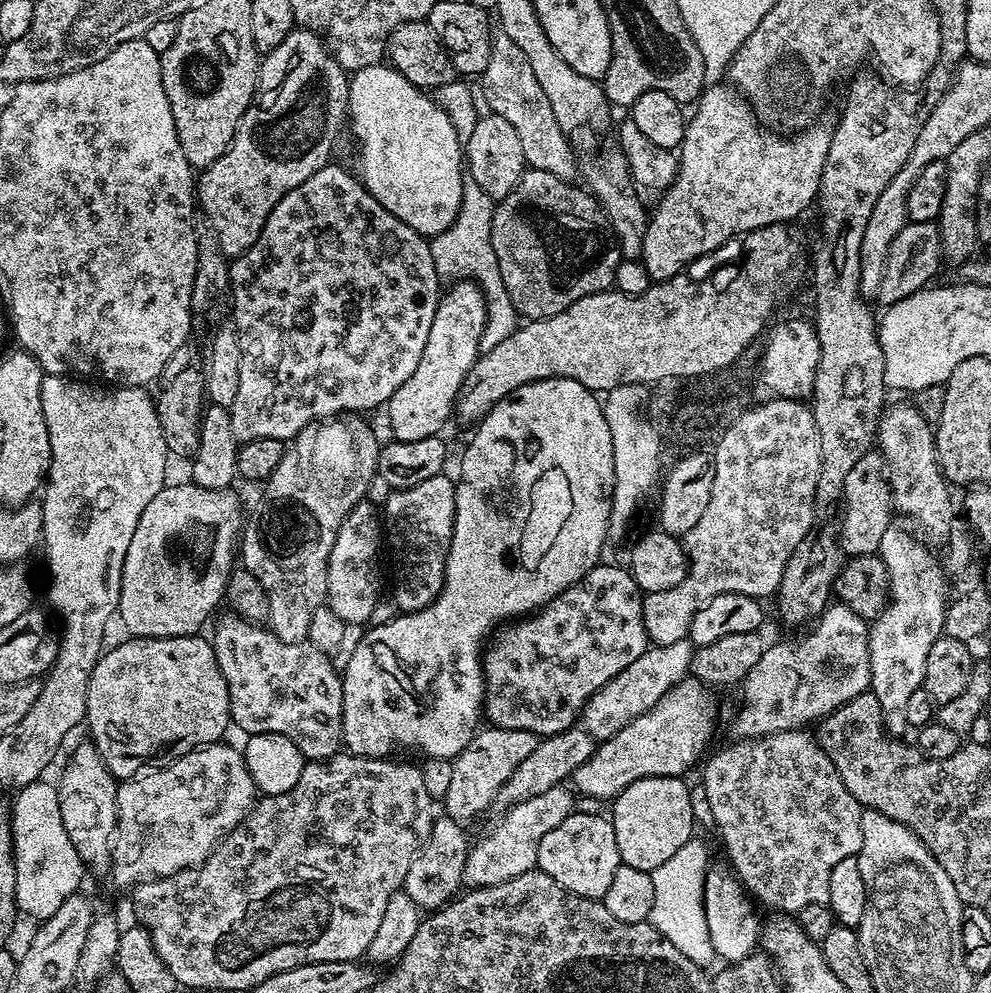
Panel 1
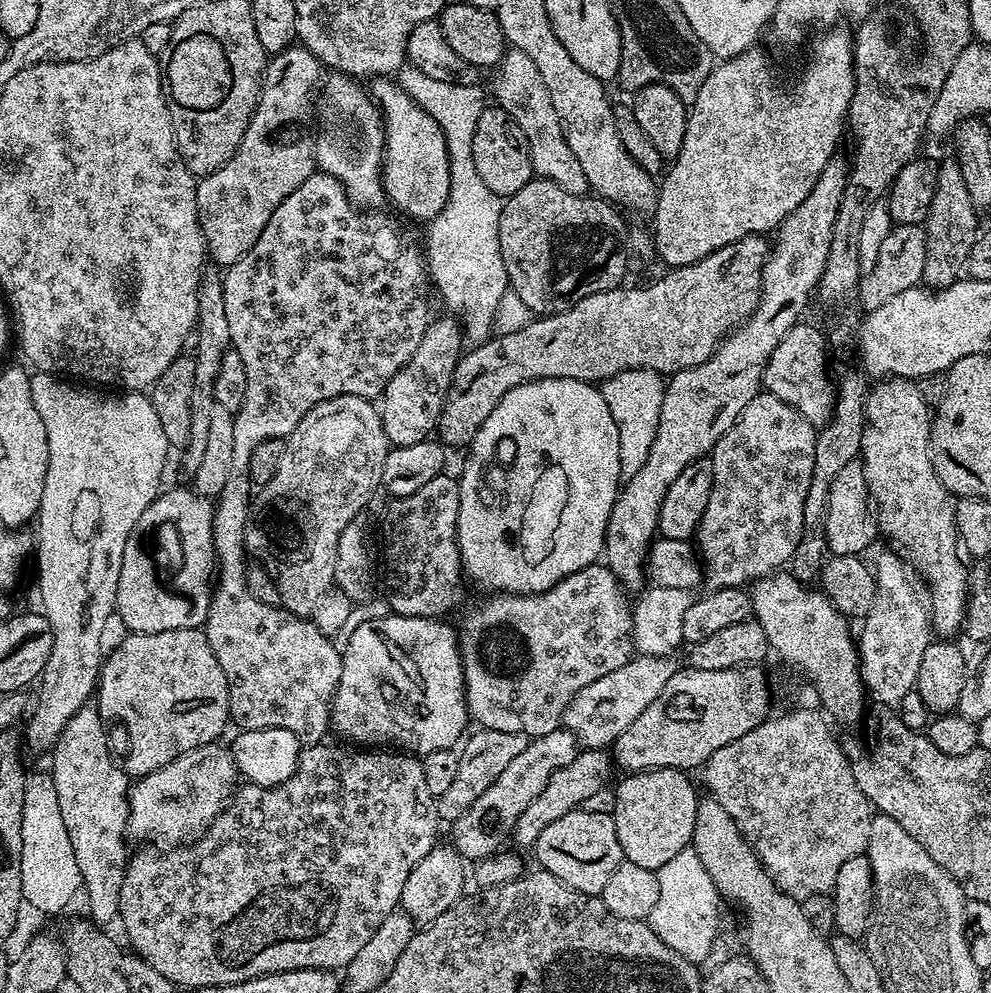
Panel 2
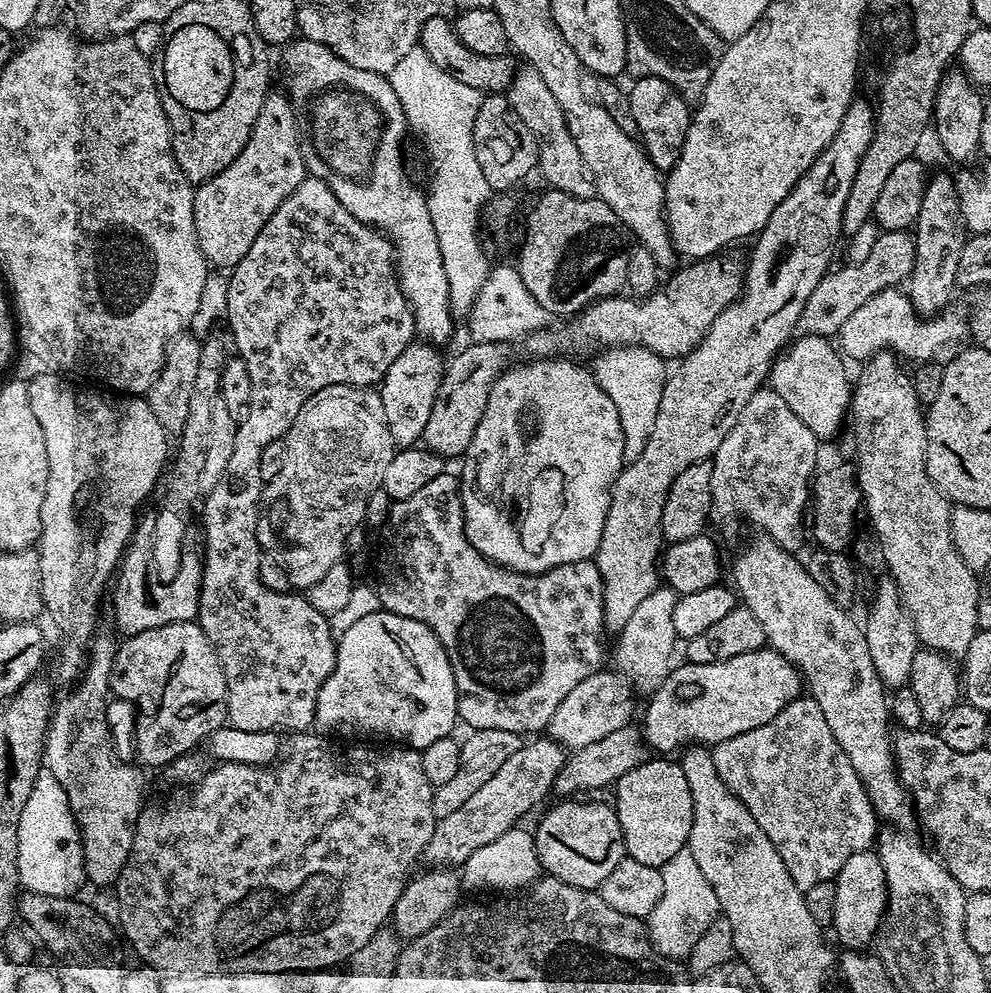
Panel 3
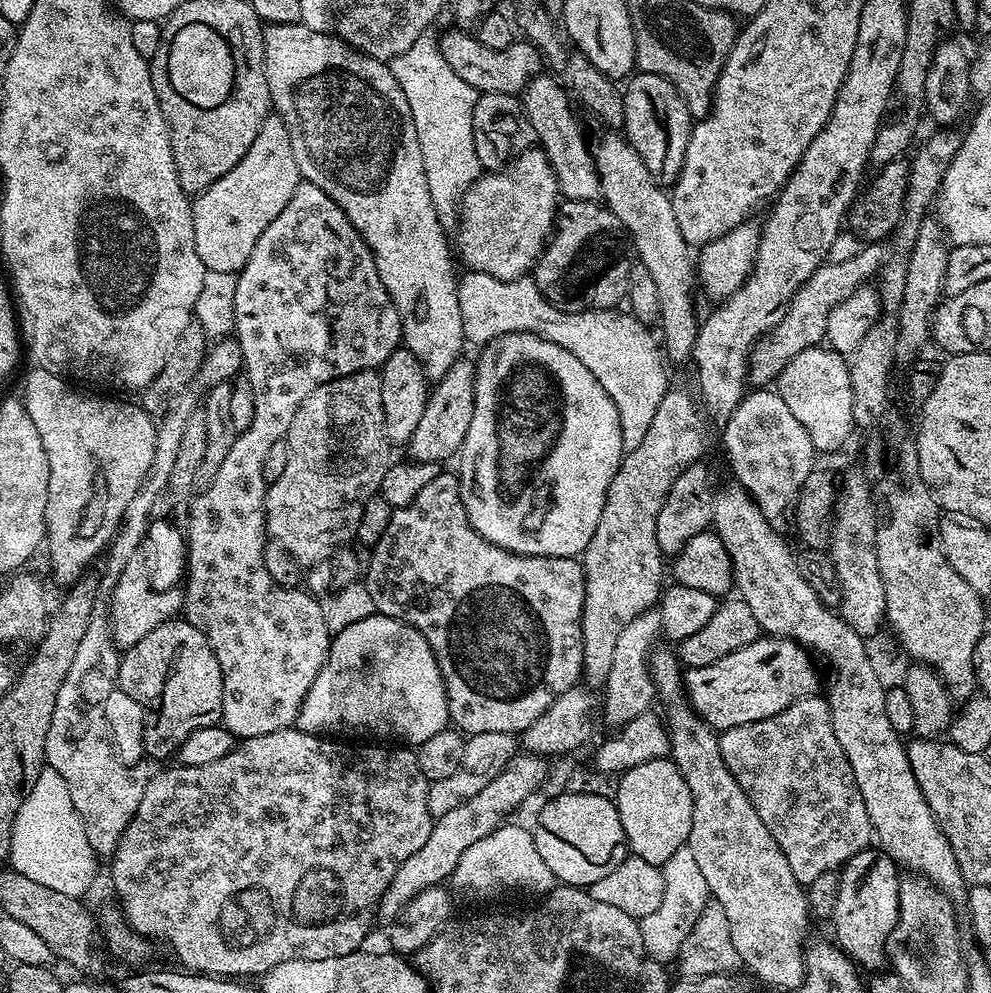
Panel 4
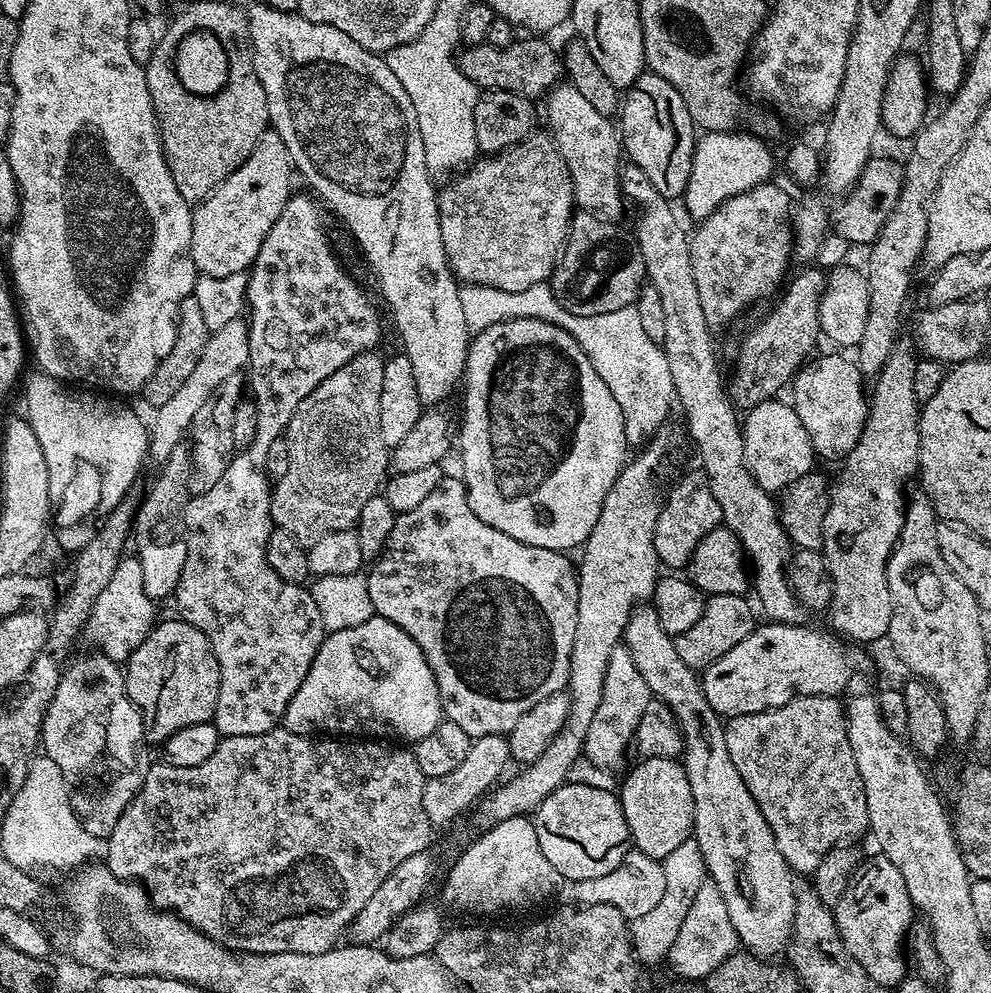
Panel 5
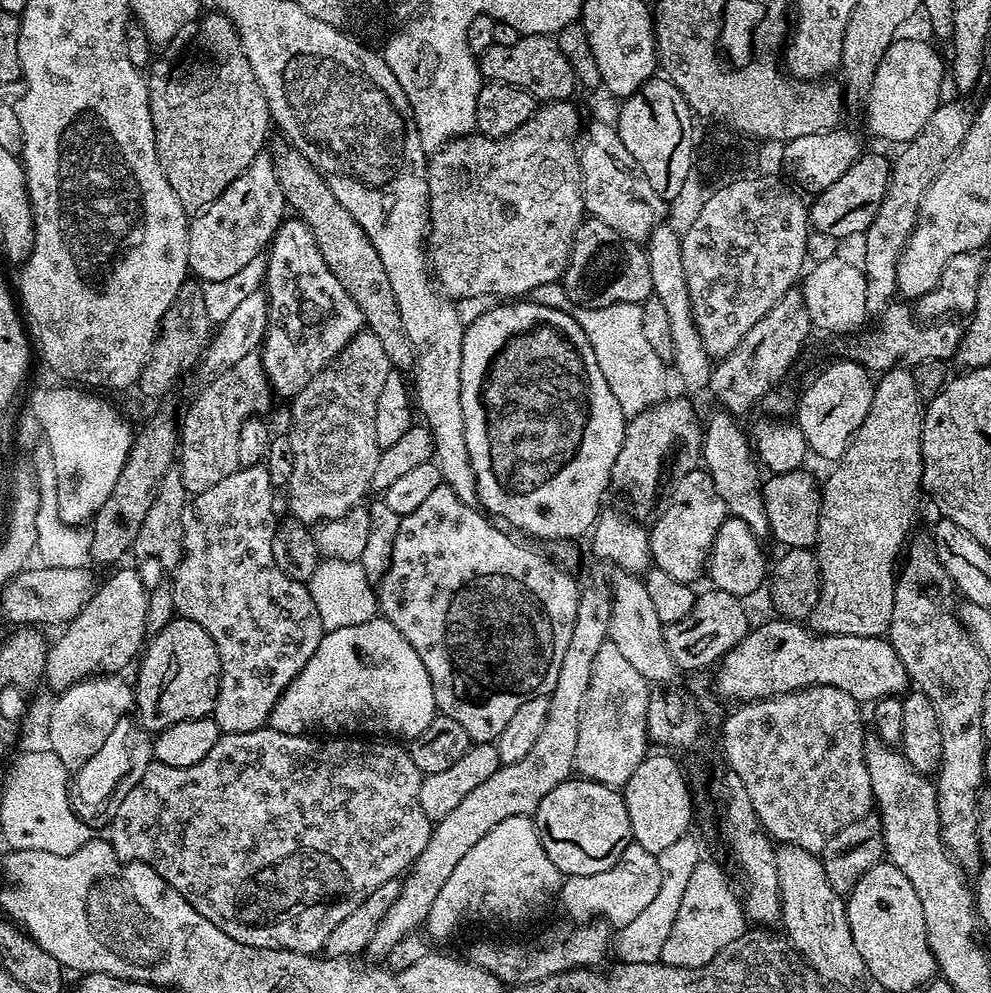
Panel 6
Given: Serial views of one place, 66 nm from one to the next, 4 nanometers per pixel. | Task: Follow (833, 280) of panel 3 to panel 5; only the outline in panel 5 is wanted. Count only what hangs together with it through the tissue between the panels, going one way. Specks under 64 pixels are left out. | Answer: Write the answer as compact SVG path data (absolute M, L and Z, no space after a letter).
M818 266L808 267L812 268L789 279L772 313L741 342L736 365L732 368L732 381L726 384L726 391L737 409L747 410L779 397L780 391L789 387L790 381L813 355L812 347L822 336L818 306L827 275Z

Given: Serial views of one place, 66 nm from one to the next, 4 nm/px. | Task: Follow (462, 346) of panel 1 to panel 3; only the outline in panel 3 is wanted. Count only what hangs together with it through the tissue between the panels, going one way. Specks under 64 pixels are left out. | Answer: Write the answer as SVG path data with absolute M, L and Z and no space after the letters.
M413 342L409 344L398 358L386 370L384 379L378 385L382 398L382 410L386 410L386 426L394 438L397 446L412 446L423 437L426 430L426 421L430 419L430 410L434 410L434 398L438 398L438 386L444 377L445 357L440 357L441 349L427 342Z

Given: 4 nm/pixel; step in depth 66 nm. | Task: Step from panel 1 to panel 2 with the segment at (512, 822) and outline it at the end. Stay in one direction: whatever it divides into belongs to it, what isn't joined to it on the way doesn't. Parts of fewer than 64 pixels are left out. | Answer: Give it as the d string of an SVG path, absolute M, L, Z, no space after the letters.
M581 749L576 753L573 762L554 772L546 788L522 812L522 816L515 824L513 841L516 840L520 846L533 847L546 826L562 818L563 814L575 811L577 807L587 803L586 800L594 797L605 786L613 770L614 762L607 749Z

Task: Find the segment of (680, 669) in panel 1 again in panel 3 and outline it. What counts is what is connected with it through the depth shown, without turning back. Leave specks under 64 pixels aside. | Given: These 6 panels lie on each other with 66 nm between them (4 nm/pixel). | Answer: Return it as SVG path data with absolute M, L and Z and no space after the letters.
M601 670L590 678L582 678L582 682L578 682L578 686L574 686L574 690L570 690L566 698L562 698L558 710L554 710L554 718L550 718L546 732L565 750L575 750L597 742L619 727L628 726L633 719L631 718L633 689L619 671L611 671Z

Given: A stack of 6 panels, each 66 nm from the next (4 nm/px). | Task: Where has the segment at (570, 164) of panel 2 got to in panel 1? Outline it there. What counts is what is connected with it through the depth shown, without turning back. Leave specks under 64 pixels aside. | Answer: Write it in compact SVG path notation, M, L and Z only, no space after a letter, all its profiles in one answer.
M497 31L492 38L490 62L486 62L486 70L482 73L484 80L484 100L488 103L487 111L494 116L506 118L514 130L518 130L518 138L522 141L522 154L528 168L546 170L558 178L569 182L578 176L578 160L572 157L572 148L568 145L569 137L558 126L558 118L554 118L554 110L550 110L550 98L546 98L546 90L542 90L538 78L534 78L526 54L506 34Z

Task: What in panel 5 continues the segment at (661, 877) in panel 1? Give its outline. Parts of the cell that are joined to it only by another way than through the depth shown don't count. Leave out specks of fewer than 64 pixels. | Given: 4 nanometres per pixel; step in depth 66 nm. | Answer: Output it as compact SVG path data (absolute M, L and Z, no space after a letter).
M695 838L682 842L663 860L666 874L666 890L654 910L642 914L637 920L631 921L632 947L636 950L636 958L641 965L656 964L667 957L670 946L674 946L674 938L678 938L678 930L682 930L682 921L690 911L690 902L694 902L694 894L698 894L698 886L706 882L702 850L698 850Z

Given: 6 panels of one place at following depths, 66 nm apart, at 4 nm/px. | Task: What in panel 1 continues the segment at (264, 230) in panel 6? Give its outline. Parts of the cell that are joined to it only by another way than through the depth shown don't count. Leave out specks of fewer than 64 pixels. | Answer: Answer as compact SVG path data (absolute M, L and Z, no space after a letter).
M297 27L274 50L260 61L260 79L252 105L242 114L238 130L228 149L210 167L199 173L196 186L199 207L208 215L211 231L220 243L220 249L229 258L242 255L262 234L270 210L294 186L302 186L310 174L322 170L332 159L332 147L340 127L345 127L348 111L349 73L333 58L327 43L309 28Z

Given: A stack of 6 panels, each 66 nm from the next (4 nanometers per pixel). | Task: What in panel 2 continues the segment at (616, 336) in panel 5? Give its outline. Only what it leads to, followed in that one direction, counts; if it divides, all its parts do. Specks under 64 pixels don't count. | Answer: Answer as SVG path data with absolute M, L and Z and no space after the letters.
M632 369L619 372L611 379L603 381L600 389L610 414L614 417L619 432L619 464L625 477L633 476L642 468L657 433L658 416L661 413L665 381L663 377L648 369Z

